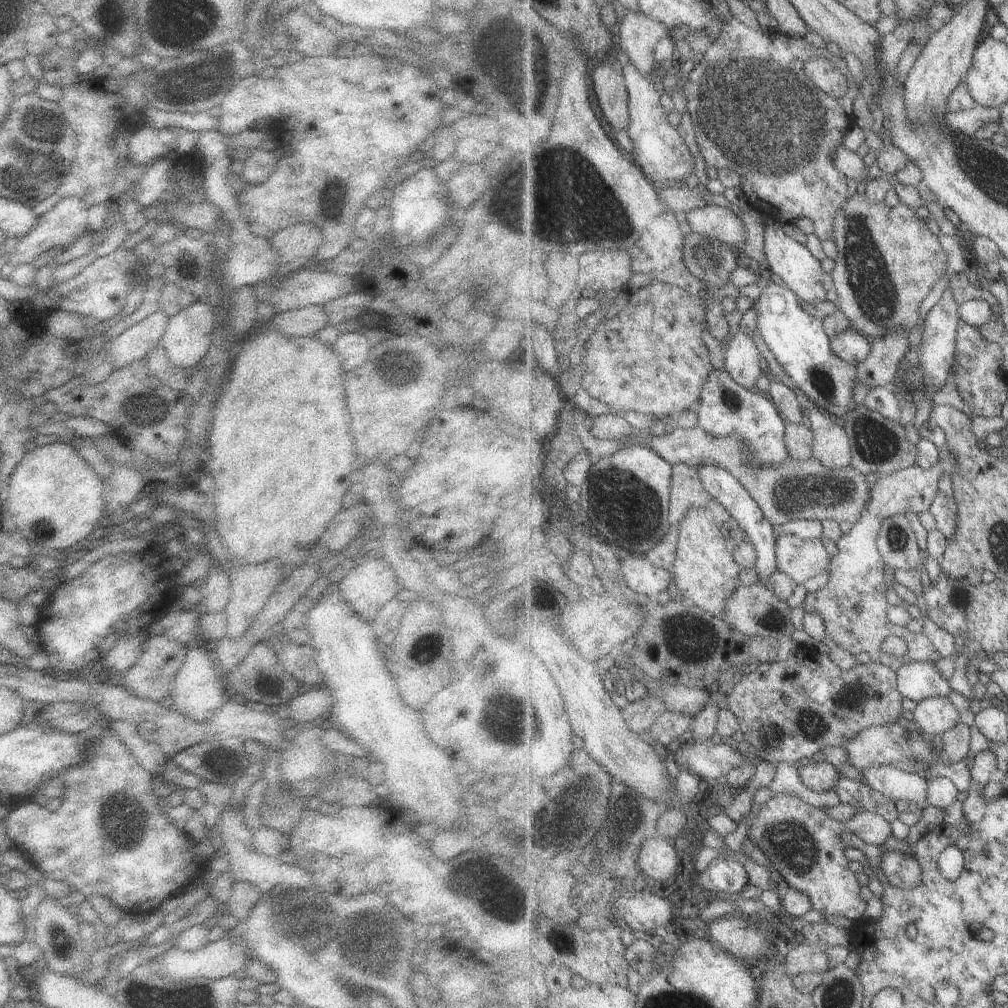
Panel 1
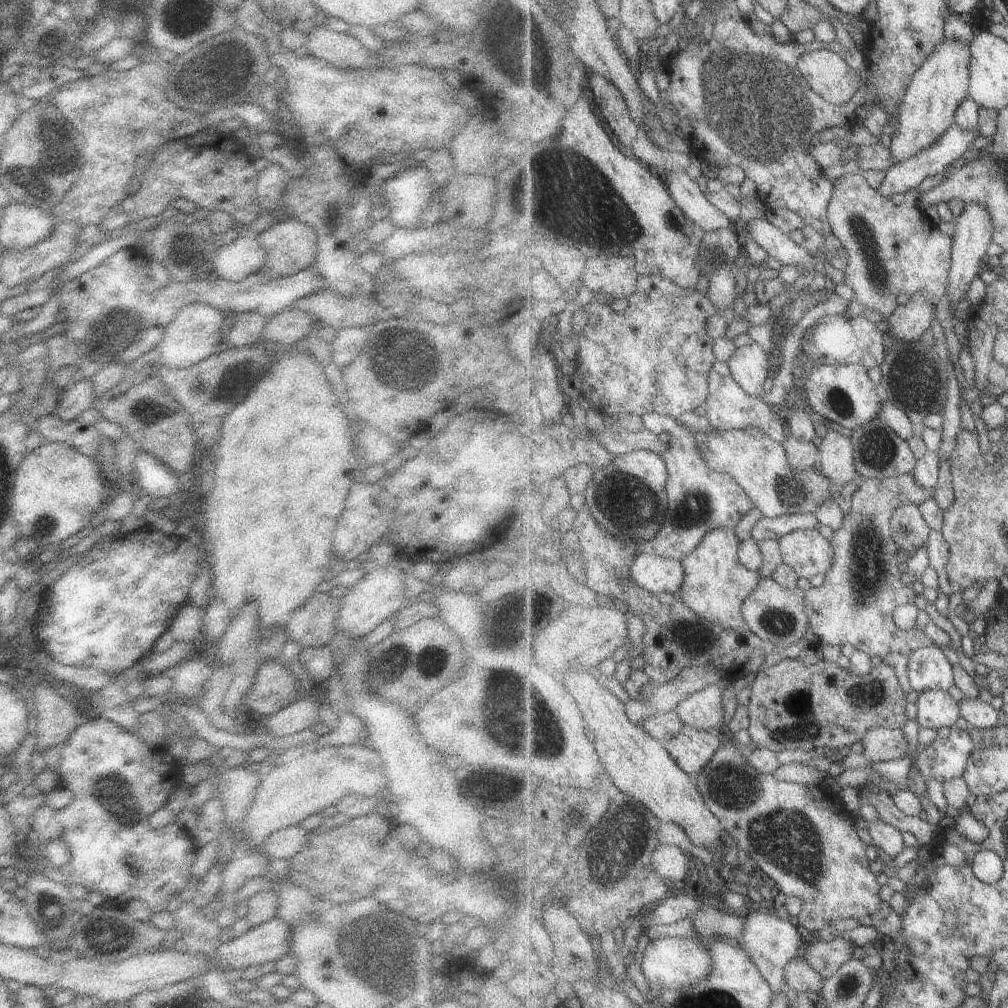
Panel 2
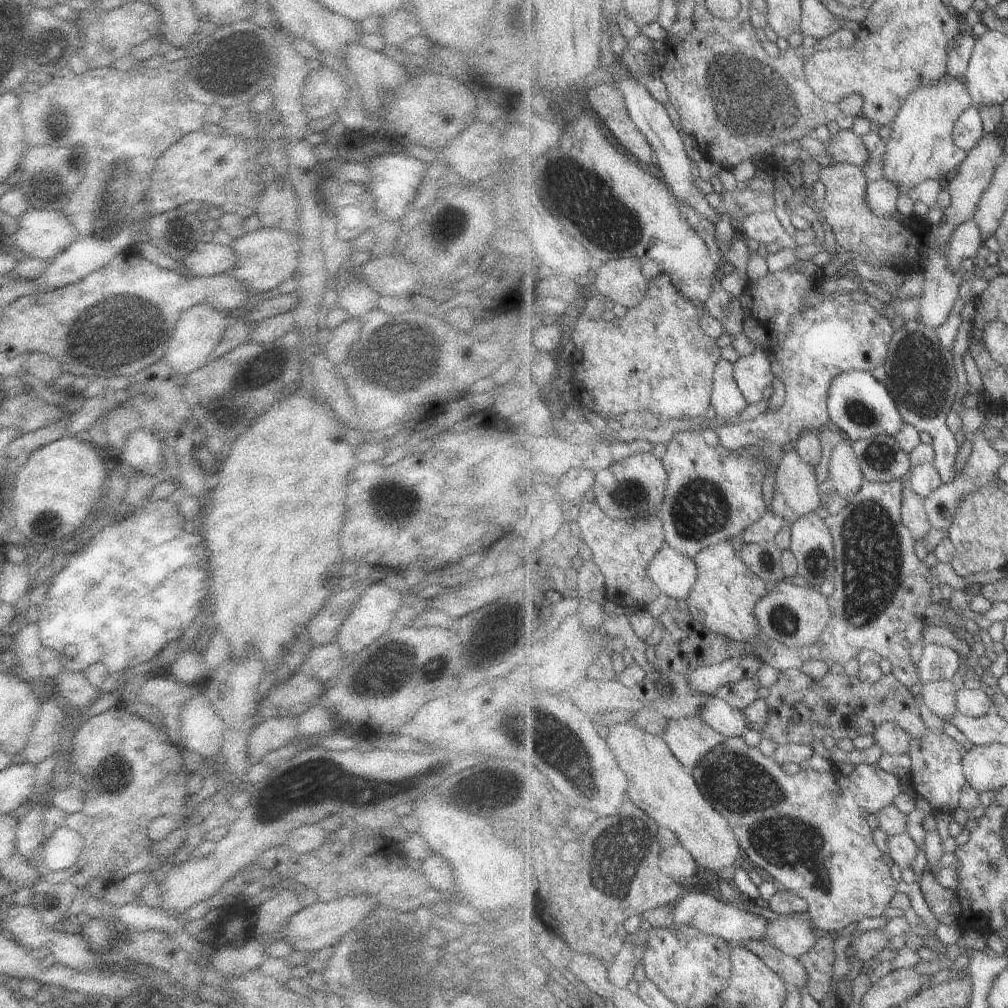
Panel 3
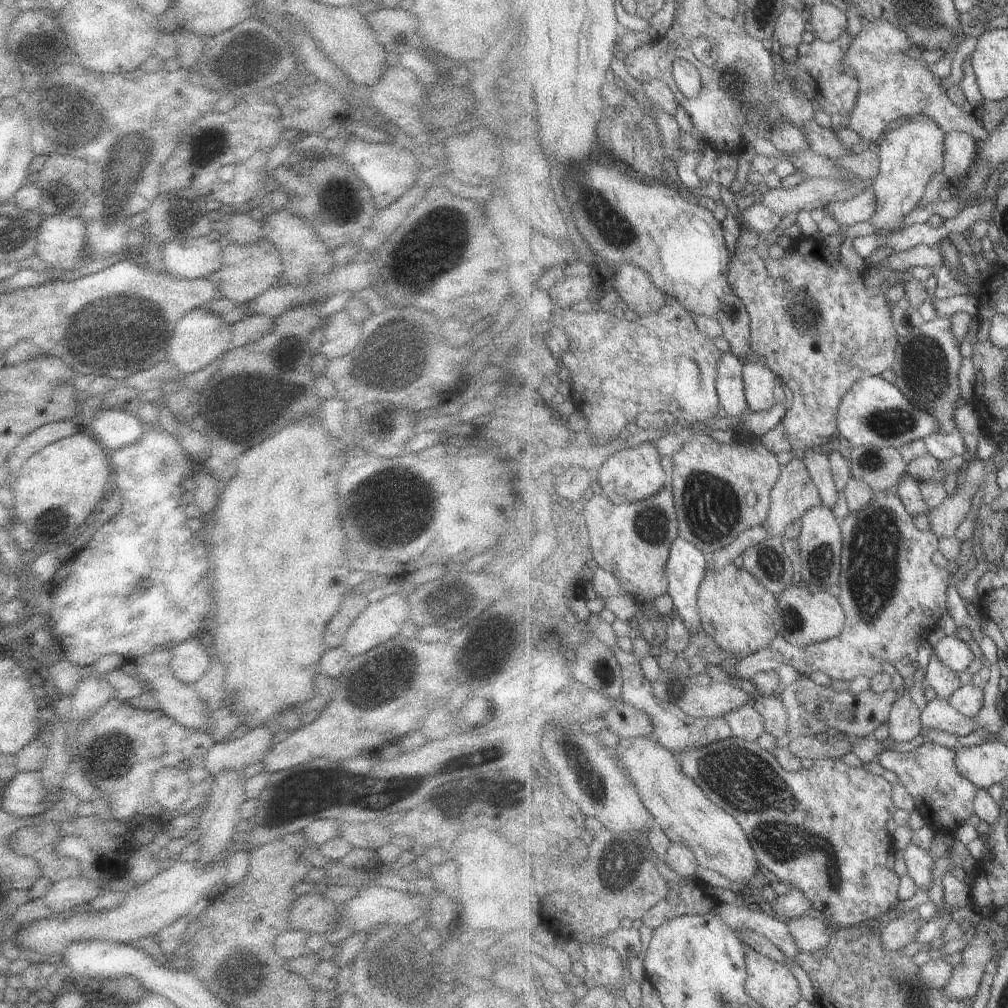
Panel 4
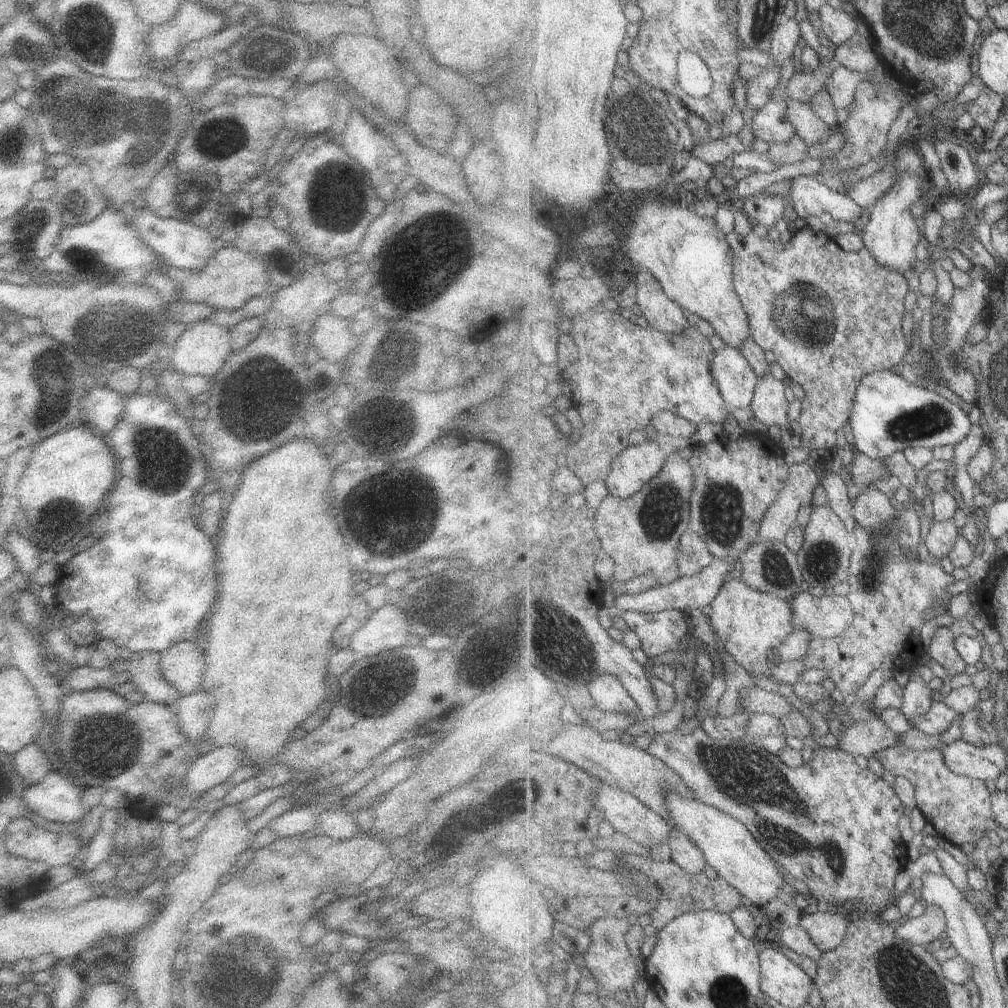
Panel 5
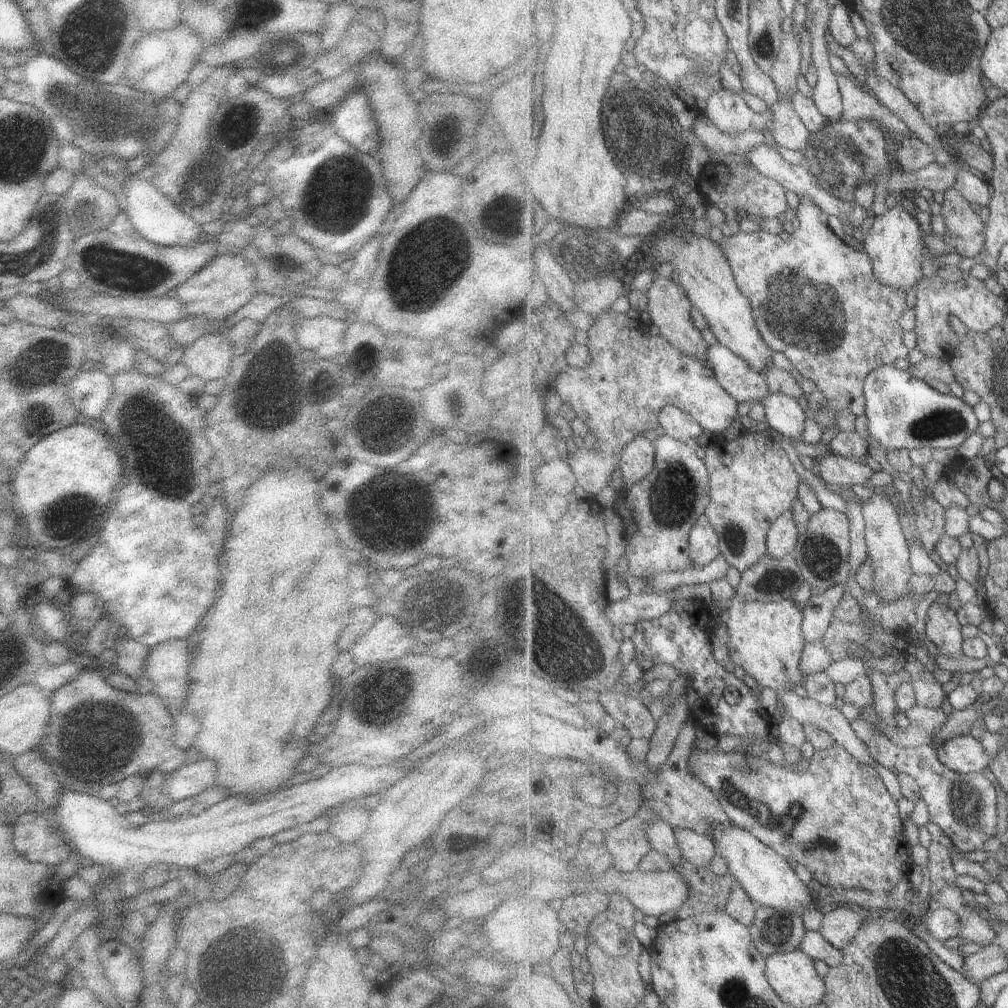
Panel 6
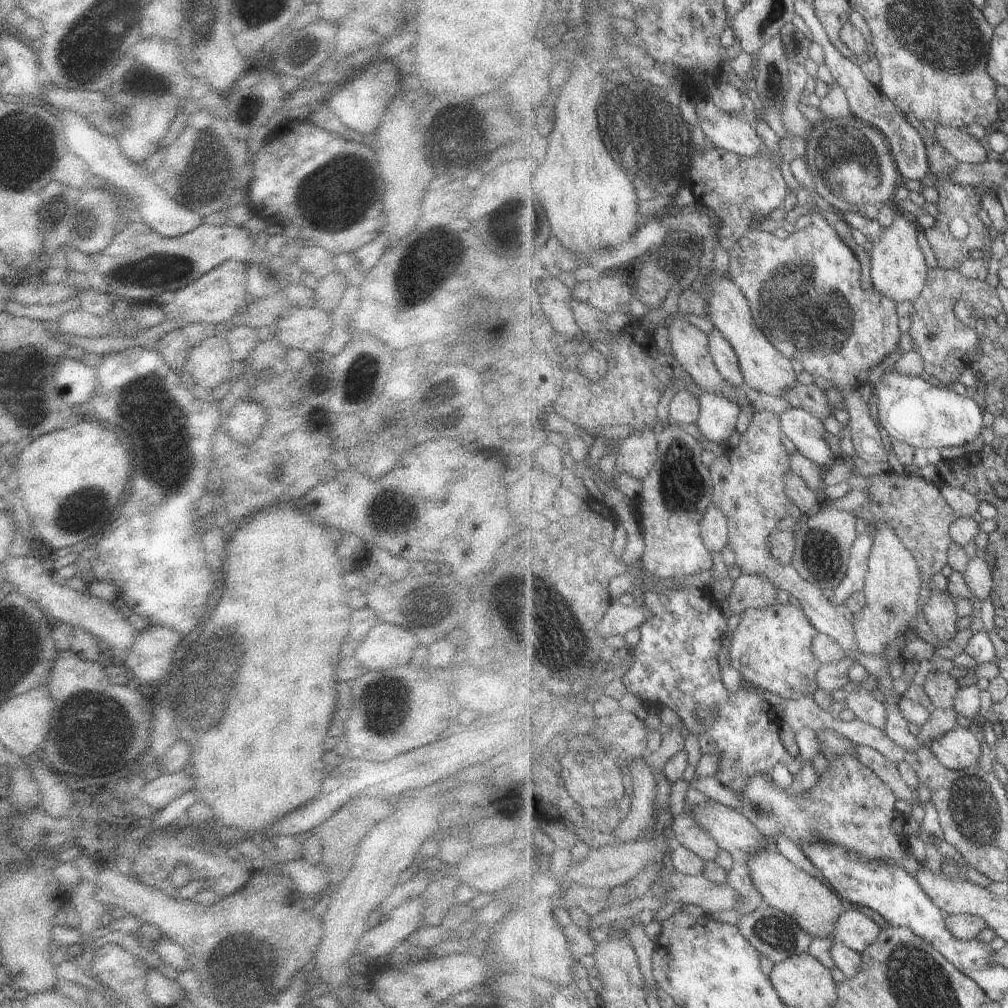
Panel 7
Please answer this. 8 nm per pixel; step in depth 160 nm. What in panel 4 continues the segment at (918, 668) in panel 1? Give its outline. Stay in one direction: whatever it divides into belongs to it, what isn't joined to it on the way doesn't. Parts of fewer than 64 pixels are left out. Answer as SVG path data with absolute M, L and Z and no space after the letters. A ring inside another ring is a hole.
M946 636L934 643L934 657L955 672L963 672L975 660L975 654L969 646L969 641L963 641L955 636Z

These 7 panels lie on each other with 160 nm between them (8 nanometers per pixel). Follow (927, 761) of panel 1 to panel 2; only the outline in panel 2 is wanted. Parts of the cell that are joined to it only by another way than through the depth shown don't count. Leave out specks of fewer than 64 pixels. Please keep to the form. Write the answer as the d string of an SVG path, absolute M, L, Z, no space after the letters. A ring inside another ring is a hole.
M873 727L861 740L863 756L872 763L877 761L892 761L905 757L909 742L901 729L889 727Z

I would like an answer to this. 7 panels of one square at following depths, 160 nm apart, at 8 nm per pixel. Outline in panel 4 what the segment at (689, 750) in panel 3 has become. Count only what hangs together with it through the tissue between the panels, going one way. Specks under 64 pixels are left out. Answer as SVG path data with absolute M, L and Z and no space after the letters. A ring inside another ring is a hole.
M617 646L612 648L612 650L620 662L624 678L624 685L622 686L623 698L621 700L646 712L650 716L653 730L649 737L654 741L675 753L691 747L700 747L701 745L719 742L734 736L731 725L725 717L692 717L683 709L671 705L670 702L662 701L654 693L652 682L645 676L639 658L631 651L622 650L617 648Z

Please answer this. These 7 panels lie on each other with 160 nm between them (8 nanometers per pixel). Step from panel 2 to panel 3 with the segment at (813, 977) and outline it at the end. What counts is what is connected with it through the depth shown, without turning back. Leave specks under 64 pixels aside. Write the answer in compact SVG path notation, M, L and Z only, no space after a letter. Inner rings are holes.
M747 939L742 942L751 952L761 957L792 989L806 990L807 971L800 963L798 957L794 957L781 950L776 949L773 945L766 943L763 939Z

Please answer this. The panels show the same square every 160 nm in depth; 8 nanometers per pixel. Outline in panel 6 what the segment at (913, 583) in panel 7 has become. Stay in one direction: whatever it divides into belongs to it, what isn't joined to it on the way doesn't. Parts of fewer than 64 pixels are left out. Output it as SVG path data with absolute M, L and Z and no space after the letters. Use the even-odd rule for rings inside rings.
M875 490L874 494L862 502L862 513L866 520L866 543L868 553L875 569L873 577L874 591L881 600L893 602L900 599L912 579L912 563L910 560L909 540L904 533L900 521L900 512L896 504L887 497L882 490Z

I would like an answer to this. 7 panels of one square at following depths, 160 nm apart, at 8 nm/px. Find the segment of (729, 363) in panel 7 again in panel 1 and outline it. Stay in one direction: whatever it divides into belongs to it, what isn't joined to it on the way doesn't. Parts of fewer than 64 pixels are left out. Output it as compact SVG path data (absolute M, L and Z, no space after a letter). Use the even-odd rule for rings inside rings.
M714 368L709 375L707 386L700 396L697 414L697 426L715 438L743 441L752 448L752 454L748 457L753 457L754 463L761 463L763 468L769 468L769 464L785 464L785 460L789 462L792 459L785 441L787 423L780 409L756 388L741 386L725 369Z

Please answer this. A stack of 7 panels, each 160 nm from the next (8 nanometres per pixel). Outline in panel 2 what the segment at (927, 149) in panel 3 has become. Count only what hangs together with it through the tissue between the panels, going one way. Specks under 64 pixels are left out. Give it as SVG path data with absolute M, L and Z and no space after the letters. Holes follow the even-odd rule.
M964 36L957 40L945 39L940 45L937 45L934 53L928 56L923 66L913 75L900 104L898 125L891 136L890 149L894 164L909 160L912 156L919 154L932 144L935 144L948 132L949 127L956 122L957 109L968 98L968 88L970 85L969 65L972 62L970 44L965 40Z

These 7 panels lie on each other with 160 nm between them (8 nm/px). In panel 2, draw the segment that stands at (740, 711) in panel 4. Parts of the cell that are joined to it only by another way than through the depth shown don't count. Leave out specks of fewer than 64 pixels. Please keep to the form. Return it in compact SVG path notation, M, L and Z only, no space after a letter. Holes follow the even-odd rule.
M720 681L709 685L681 702L676 711L684 724L714 731L720 735L726 733L727 724L724 723L726 718L722 703L722 690L726 684L727 682Z

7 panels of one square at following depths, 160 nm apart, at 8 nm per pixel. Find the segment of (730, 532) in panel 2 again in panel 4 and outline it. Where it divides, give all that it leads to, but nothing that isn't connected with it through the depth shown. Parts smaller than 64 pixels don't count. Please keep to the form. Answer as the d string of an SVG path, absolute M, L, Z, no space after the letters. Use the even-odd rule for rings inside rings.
M733 563L722 569L708 568L698 590L698 607L704 630L733 657L752 655L768 647L779 636L772 615L777 601L777 595L756 576Z

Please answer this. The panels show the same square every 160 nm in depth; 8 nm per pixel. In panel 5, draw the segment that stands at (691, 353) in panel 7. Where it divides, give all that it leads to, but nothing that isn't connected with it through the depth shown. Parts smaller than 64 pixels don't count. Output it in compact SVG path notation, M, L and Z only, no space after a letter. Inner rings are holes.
M635 269L635 282L638 288L637 304L641 310L642 316L649 324L657 330L664 333L679 334L690 326L687 312L684 308L677 304L663 288L663 285L649 271Z

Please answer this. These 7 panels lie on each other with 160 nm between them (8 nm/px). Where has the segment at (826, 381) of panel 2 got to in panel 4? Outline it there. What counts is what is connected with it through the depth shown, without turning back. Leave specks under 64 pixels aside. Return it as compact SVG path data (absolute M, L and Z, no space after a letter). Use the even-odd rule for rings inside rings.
M877 375L858 380L849 389L840 402L837 420L838 433L852 447L871 445L900 449L933 432L943 434L935 416L918 407L898 386Z

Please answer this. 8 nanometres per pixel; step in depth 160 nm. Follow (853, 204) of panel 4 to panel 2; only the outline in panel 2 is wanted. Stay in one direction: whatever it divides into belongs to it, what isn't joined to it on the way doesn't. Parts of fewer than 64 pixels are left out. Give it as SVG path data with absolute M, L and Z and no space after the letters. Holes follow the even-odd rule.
M956 122L953 123L947 133L945 133L935 144L921 151L919 154L912 156L909 160L895 163L887 170L884 181L878 188L878 191L884 196L893 196L905 194L911 189L915 189L925 178L935 176L937 172L945 172L950 164L963 156L971 148L971 144L979 135L979 129L967 130L961 128Z

